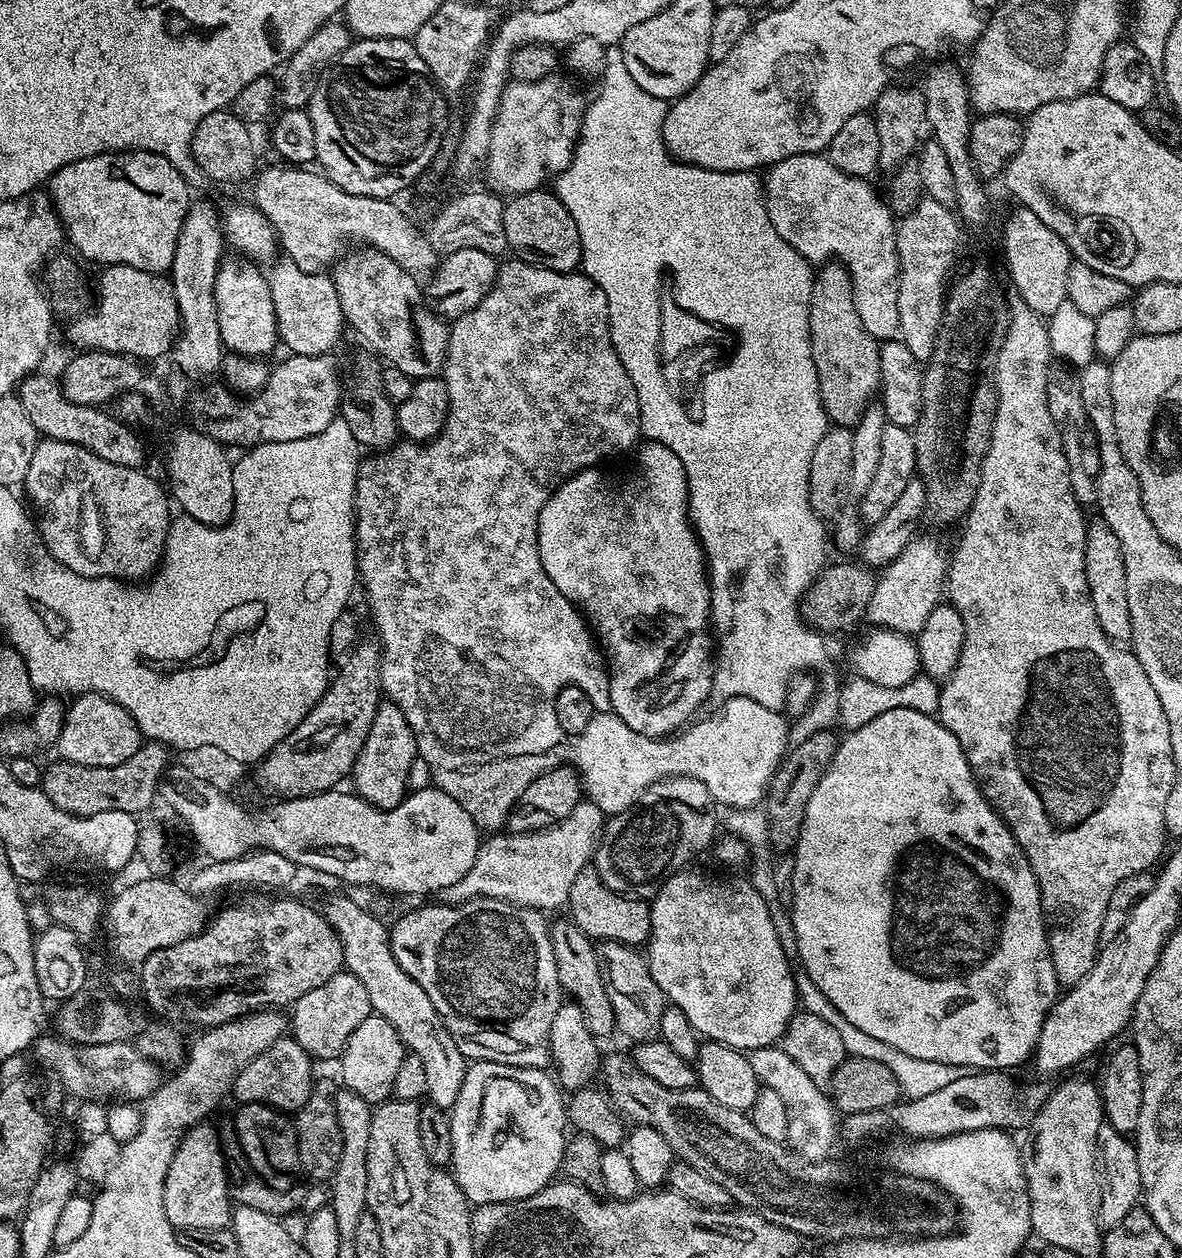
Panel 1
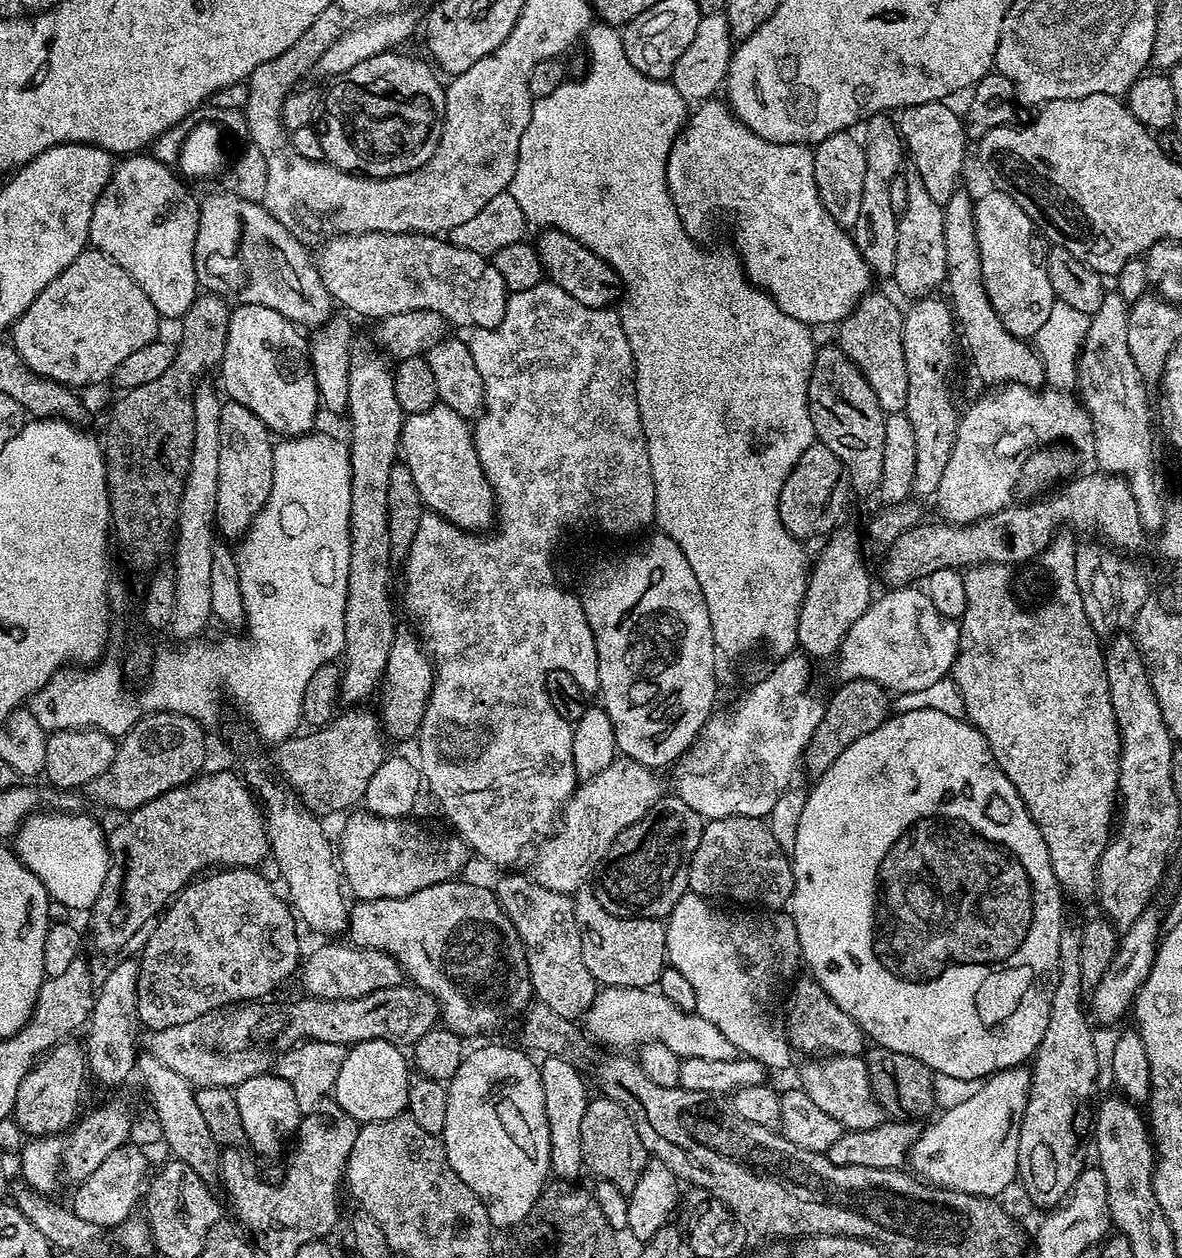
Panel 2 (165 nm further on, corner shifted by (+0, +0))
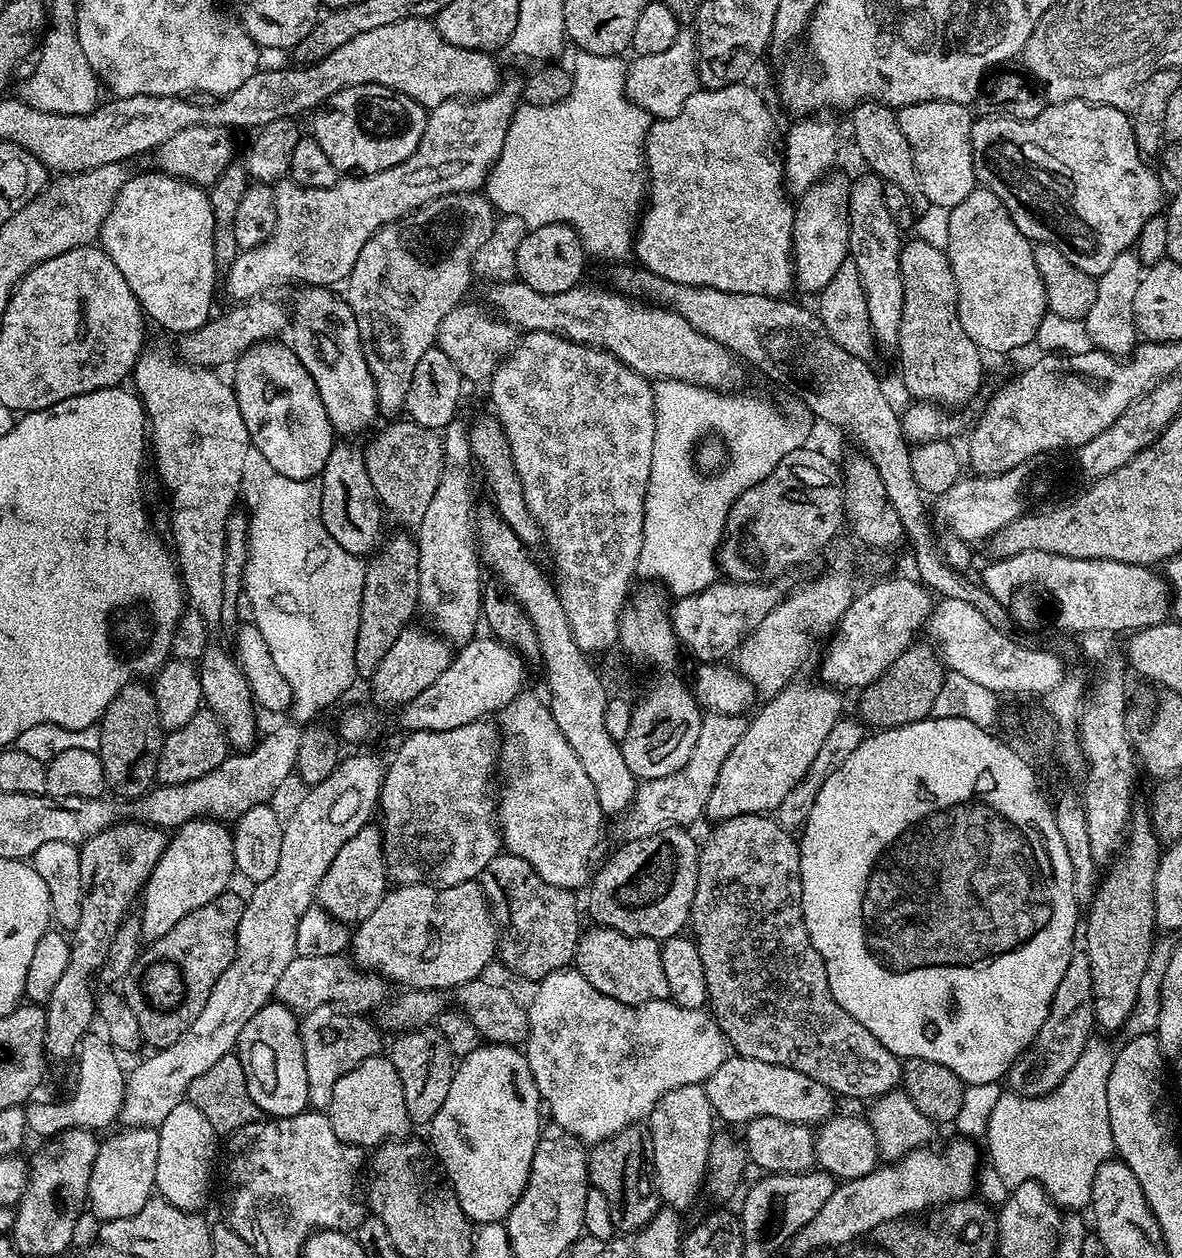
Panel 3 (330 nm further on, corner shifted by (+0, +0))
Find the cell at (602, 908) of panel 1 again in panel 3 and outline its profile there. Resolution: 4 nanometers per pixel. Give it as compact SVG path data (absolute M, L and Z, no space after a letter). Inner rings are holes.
M592 926L592 929L581 931L580 943L576 945L575 967L604 996L614 998L623 1004L645 1004L655 1000L669 999L666 986L666 973L662 970L661 941L642 938L641 936L627 936L613 928Z

